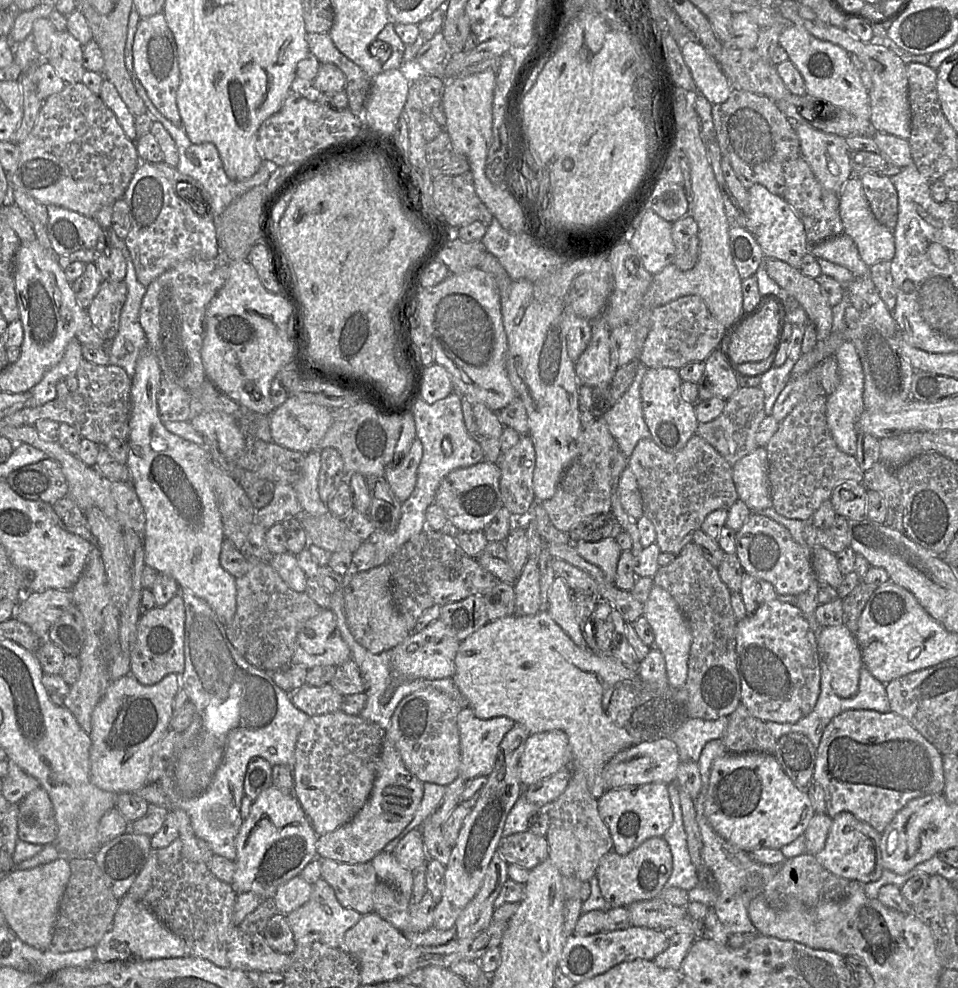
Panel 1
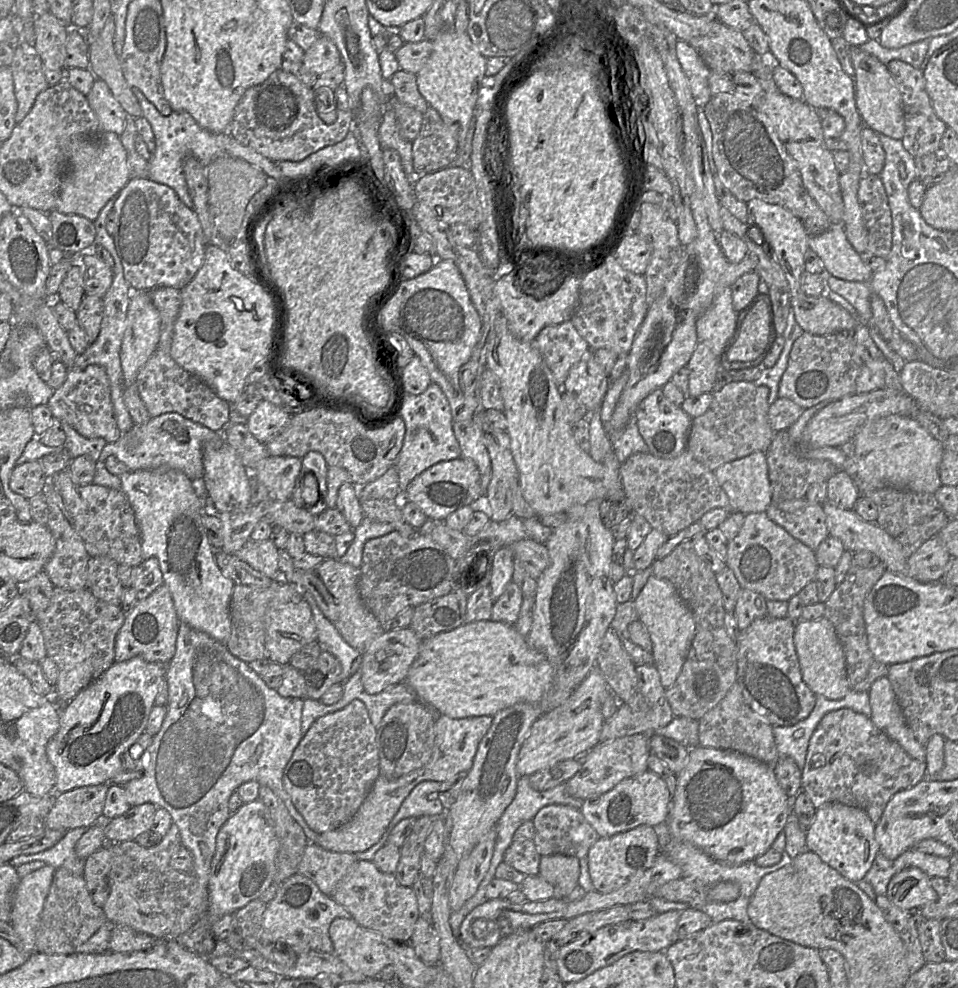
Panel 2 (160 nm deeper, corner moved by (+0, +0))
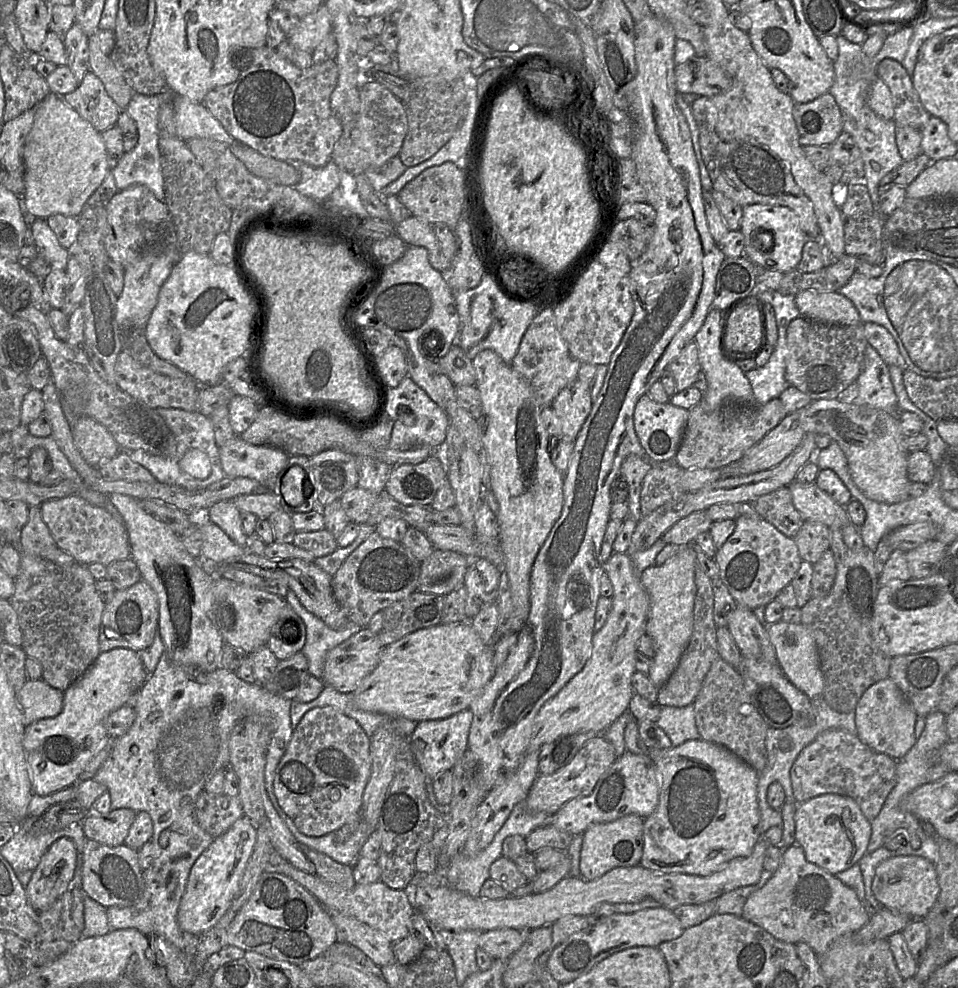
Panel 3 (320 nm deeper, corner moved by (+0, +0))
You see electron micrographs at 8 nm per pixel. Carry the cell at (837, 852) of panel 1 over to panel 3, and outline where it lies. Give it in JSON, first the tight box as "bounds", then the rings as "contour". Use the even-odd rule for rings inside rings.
{"bounds":[795,793,872,875],"contour":[[[826,793],[798,803],[795,812],[795,839],[804,850],[807,861],[836,875],[857,864],[865,855],[872,834],[871,822],[856,801],[848,796]]]}

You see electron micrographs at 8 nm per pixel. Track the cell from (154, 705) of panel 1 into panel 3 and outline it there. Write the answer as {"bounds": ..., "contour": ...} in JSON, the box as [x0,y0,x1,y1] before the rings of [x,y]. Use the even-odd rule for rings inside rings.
{"bounds":[23,648,150,795],"contour":[[[114,648],[107,652],[101,652],[86,672],[63,692],[63,708],[58,715],[40,719],[26,726],[23,747],[26,752],[33,794],[48,795],[74,785],[80,780],[80,775],[90,760],[111,740],[105,727],[106,718],[112,711],[131,704],[132,699],[149,676],[150,674],[145,669],[137,652],[126,648]]]}

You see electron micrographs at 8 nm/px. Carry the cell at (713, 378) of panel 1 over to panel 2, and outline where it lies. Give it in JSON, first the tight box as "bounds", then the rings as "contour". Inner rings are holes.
{"bounds":[686,341,721,396],"contour":[[[700,341],[697,343],[686,368],[689,371],[688,396],[713,393],[721,363],[706,344]]]}

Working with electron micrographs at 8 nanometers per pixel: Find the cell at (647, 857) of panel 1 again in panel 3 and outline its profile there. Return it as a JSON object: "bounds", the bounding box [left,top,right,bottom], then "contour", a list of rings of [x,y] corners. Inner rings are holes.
{"bounds":[580,814,644,880],"contour":[[[629,814],[608,823],[594,823],[582,834],[580,852],[580,877],[595,880],[617,867],[640,864],[644,845],[644,818]]]}

